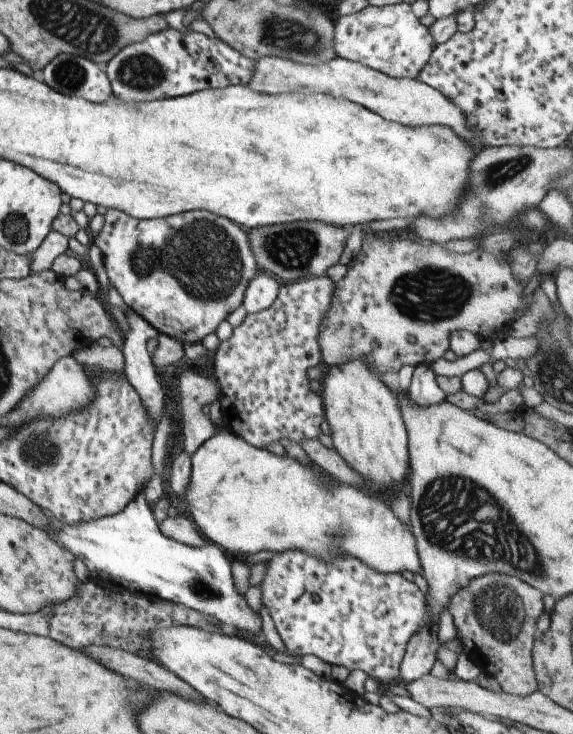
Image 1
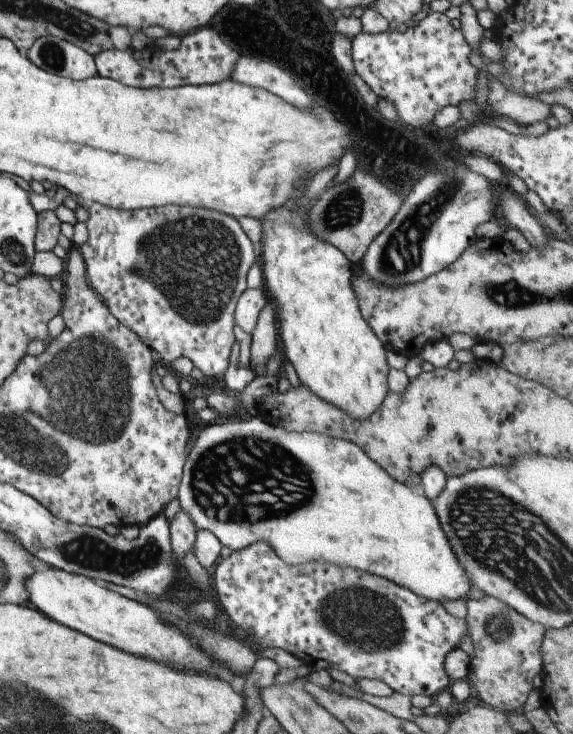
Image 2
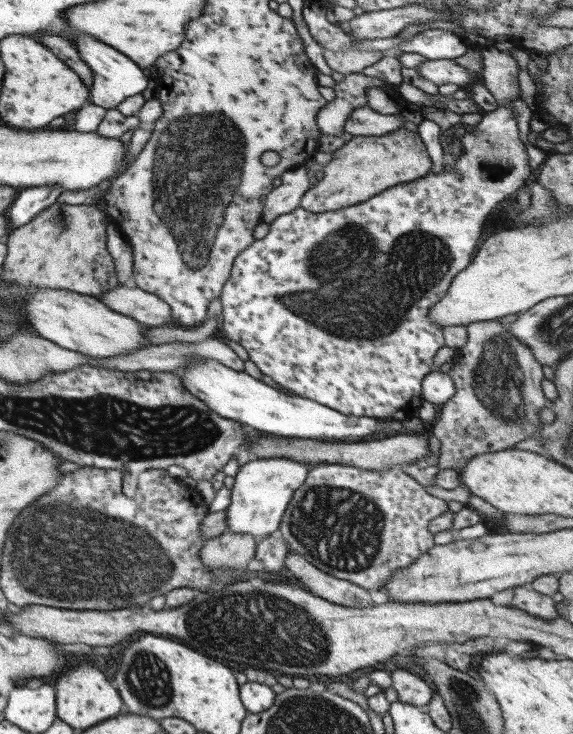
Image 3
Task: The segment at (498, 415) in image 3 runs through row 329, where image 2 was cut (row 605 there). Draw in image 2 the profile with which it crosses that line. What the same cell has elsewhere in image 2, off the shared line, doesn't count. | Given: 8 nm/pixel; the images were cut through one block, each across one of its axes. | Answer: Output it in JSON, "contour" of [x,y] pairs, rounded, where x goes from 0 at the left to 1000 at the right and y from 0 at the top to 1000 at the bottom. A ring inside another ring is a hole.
{"contour":[[[859,811],[820,816],[812,846],[827,877],[815,926],[862,967],[885,973],[909,970],[930,937],[928,925],[948,916],[944,877],[953,857]]]}

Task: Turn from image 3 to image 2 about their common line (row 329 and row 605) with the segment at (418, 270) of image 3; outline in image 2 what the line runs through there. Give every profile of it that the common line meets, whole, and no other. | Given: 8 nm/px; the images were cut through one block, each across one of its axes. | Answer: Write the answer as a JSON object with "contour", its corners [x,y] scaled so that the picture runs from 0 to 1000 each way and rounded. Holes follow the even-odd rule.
{"contour":[[[461,737],[443,738],[440,744],[433,744],[426,749],[405,752],[398,760],[386,760],[380,771],[377,771],[377,779],[373,779],[373,801],[377,801],[380,820],[384,820],[387,831],[398,837],[401,847],[408,853],[422,856],[431,866],[436,866],[450,880],[457,880],[462,884],[494,883],[499,888],[513,891],[529,905],[541,907],[548,914],[586,910],[597,913],[597,916],[606,916],[625,926],[642,924],[667,926],[684,940],[716,950],[733,947],[759,951],[782,936],[787,928],[784,926],[785,921],[775,914],[775,896],[785,887],[801,883],[801,877],[810,872],[810,866],[818,864],[813,846],[799,845],[789,837],[782,837],[771,822],[761,820],[761,817],[747,817],[747,815],[723,809],[723,807],[703,798],[695,798],[689,793],[681,793],[675,787],[653,785],[649,781],[635,779],[618,772],[595,772],[588,768],[560,766],[532,766],[531,768],[524,768],[524,771],[504,770],[503,767],[496,767],[490,760],[485,760],[483,755],[475,749],[475,744],[468,744],[468,738]]]}

